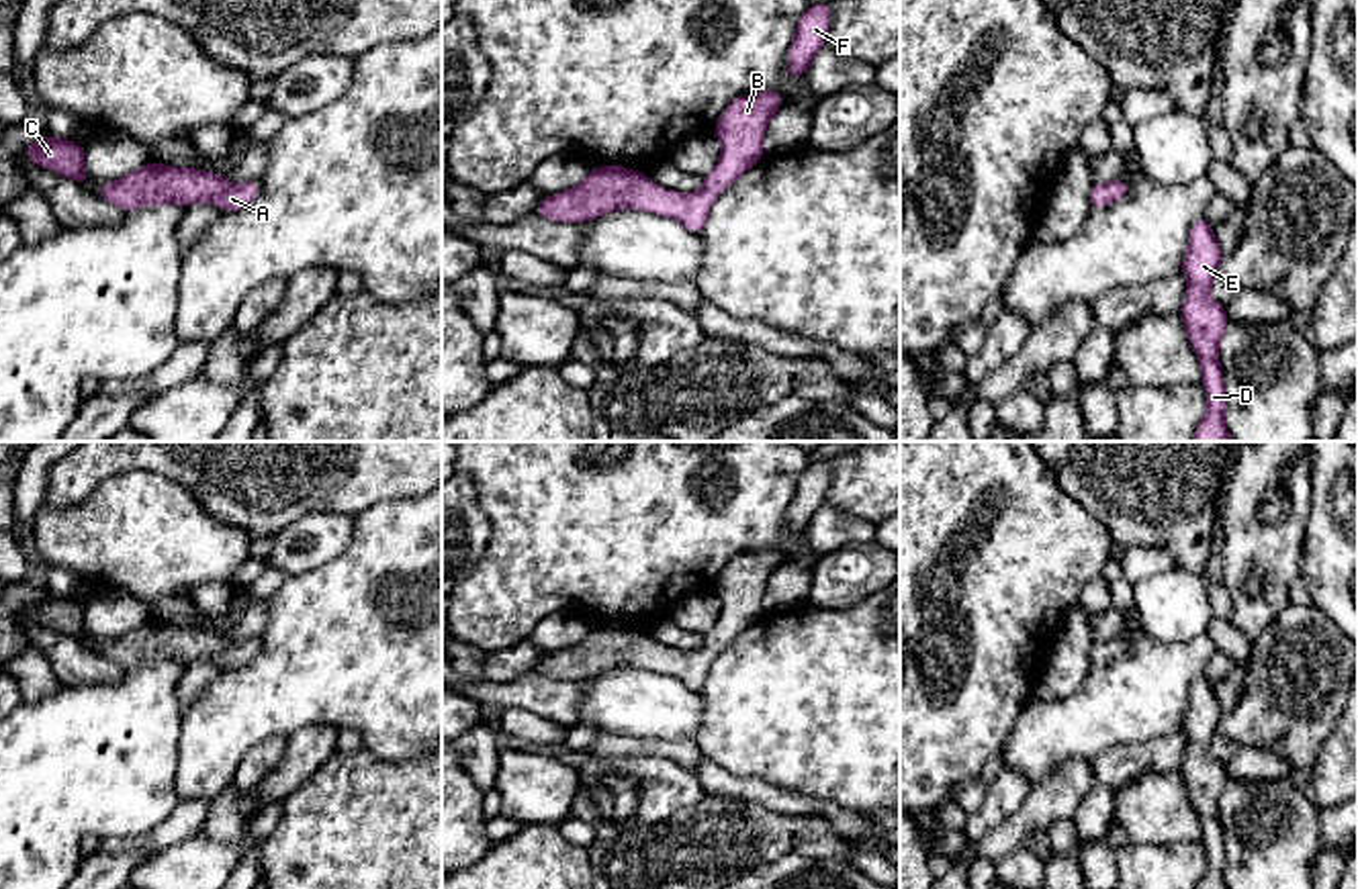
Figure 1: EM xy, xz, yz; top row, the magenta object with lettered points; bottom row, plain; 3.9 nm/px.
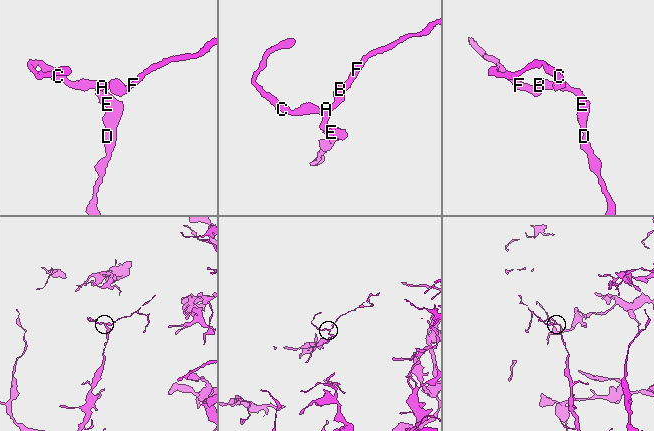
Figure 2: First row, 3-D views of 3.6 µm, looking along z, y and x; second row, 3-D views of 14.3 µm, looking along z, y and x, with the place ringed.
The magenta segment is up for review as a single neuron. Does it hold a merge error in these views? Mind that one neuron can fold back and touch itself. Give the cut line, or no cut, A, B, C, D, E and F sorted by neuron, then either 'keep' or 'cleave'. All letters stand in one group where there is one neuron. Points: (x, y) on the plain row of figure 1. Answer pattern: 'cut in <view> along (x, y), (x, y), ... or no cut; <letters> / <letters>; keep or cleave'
no cut; A B C D E F; keep

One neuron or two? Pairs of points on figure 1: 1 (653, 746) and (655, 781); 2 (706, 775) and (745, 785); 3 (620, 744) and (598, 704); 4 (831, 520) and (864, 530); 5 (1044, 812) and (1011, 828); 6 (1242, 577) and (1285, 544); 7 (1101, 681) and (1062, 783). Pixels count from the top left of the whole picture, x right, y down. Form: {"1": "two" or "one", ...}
{"1": "two", "2": "one", "3": "two", "4": "one", "5": "one", "6": "one", "7": "two"}

